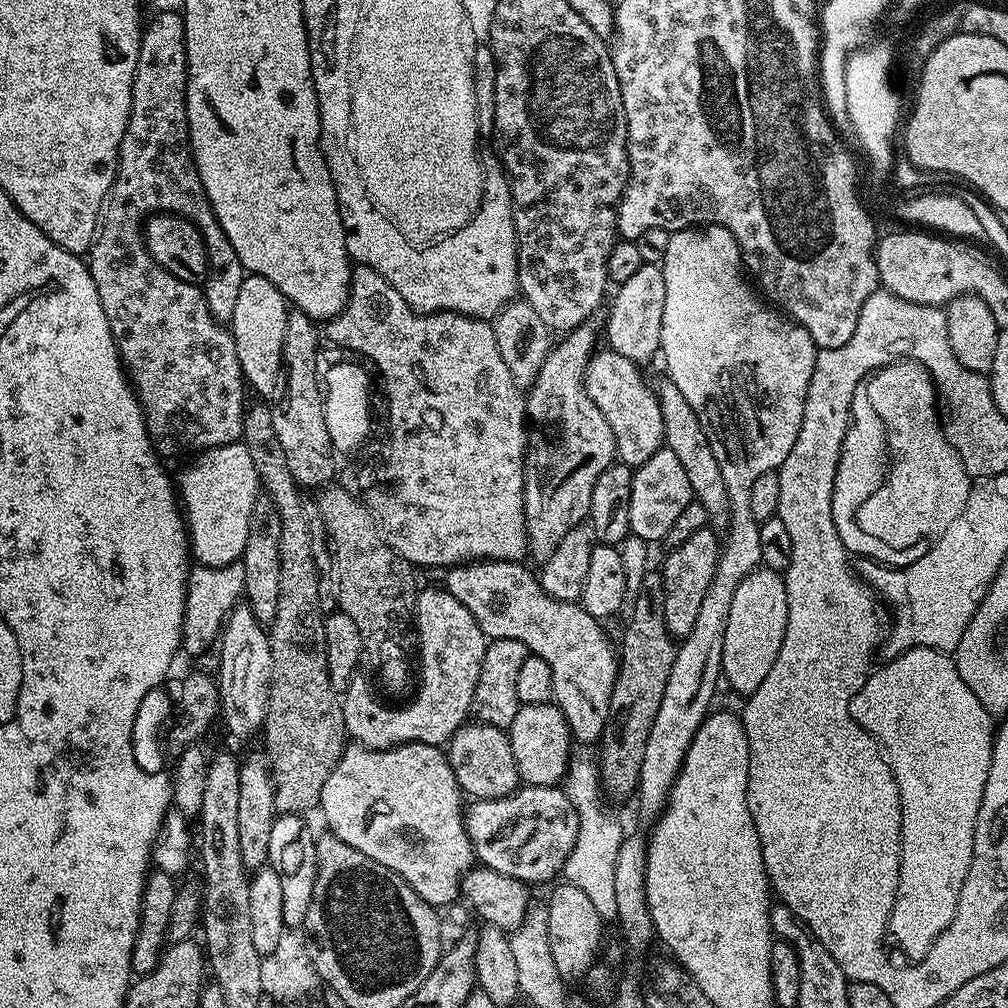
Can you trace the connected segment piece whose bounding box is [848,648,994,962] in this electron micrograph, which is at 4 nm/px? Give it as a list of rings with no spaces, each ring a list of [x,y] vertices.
[[[909,648],[893,660],[881,663],[862,690],[852,696],[848,712],[857,726],[870,733],[879,744],[898,782],[898,875],[887,935],[891,943],[893,940],[909,956],[909,961],[919,962],[930,946],[934,946],[942,930],[950,926],[958,910],[958,898],[974,854],[978,810],[990,774],[994,717],[962,680],[953,657],[933,648]]]

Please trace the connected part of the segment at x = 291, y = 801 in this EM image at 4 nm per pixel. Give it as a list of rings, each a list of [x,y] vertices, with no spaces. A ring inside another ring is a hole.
[[[256,402],[256,405],[249,407],[244,414],[244,434],[242,443],[246,446],[246,450],[250,450],[250,458],[254,458],[254,466],[258,470],[258,478],[260,479],[260,487],[266,493],[267,499],[275,505],[278,518],[281,519],[281,538],[279,539],[278,554],[281,560],[281,582],[278,589],[277,613],[270,625],[268,632],[268,641],[270,642],[270,654],[272,655],[272,681],[269,682],[270,698],[268,699],[268,713],[264,719],[262,729],[262,737],[264,736],[264,744],[266,755],[268,758],[268,766],[272,769],[272,783],[276,785],[276,810],[280,814],[301,814],[300,812],[308,812],[311,808],[315,809],[320,802],[320,791],[326,782],[326,778],[330,778],[330,774],[334,770],[334,766],[338,766],[340,755],[343,754],[346,747],[346,733],[344,730],[344,719],[342,718],[342,706],[340,705],[341,697],[330,682],[330,674],[326,666],[326,634],[324,633],[325,609],[320,609],[320,576],[316,573],[316,552],[312,549],[312,528],[308,525],[308,516],[304,513],[304,500],[300,497],[302,493],[301,485],[296,483],[294,474],[290,472],[290,466],[286,463],[286,450],[282,450],[282,445],[278,443],[278,434],[274,431],[274,418],[272,417],[272,408],[267,403]]]

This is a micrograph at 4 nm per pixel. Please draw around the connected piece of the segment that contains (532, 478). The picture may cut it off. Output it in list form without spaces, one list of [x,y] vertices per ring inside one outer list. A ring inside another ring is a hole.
[[[585,322],[573,328],[571,332],[563,333],[551,345],[548,356],[545,358],[545,362],[542,363],[541,370],[538,371],[536,381],[533,382],[531,388],[527,389],[526,392],[524,411],[531,427],[533,424],[540,431],[537,436],[534,436],[534,434],[528,436],[528,446],[524,453],[524,517],[526,518],[526,534],[528,535],[527,555],[529,557],[533,556],[536,562],[542,562],[546,558],[550,558],[550,554],[554,554],[554,546],[558,546],[558,542],[562,542],[562,538],[565,538],[566,534],[579,529],[588,520],[590,498],[594,494],[594,482],[598,482],[598,477],[602,475],[602,470],[606,470],[606,466],[610,466],[617,459],[614,430],[610,430],[610,422],[606,422],[606,418],[602,418],[602,410],[598,410],[598,406],[594,406],[590,394],[584,388],[584,375],[588,369],[588,363],[592,361],[593,355],[598,348],[594,325],[595,323]]]

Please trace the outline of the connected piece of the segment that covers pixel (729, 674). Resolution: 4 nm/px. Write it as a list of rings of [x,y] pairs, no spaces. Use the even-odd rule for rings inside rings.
[[[757,566],[738,582],[727,619],[726,638],[723,639],[721,670],[722,680],[729,684],[741,698],[747,698],[762,686],[786,634],[788,621],[788,591],[781,573]]]

